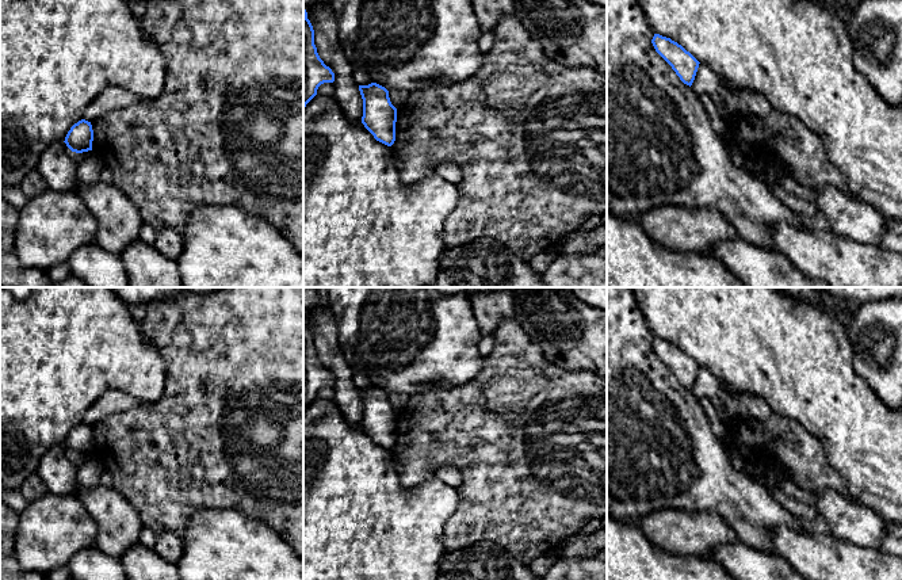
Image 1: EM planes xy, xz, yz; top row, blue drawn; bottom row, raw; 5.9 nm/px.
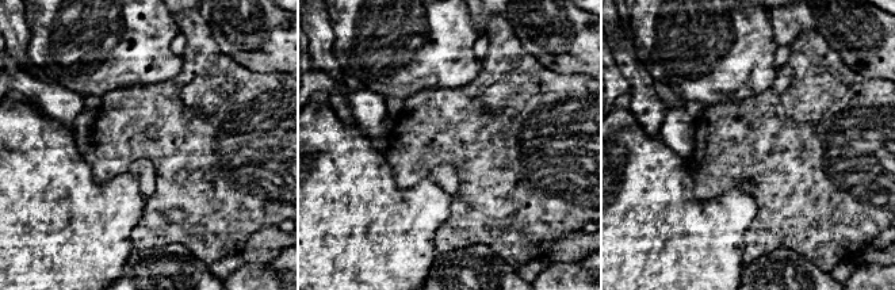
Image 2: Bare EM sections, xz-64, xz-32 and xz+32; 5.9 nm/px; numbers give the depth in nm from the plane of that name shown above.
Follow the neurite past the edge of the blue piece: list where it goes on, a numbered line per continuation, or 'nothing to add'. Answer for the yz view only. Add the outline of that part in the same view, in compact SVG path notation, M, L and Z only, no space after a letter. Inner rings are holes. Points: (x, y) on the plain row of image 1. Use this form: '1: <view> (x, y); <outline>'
nothing to add

